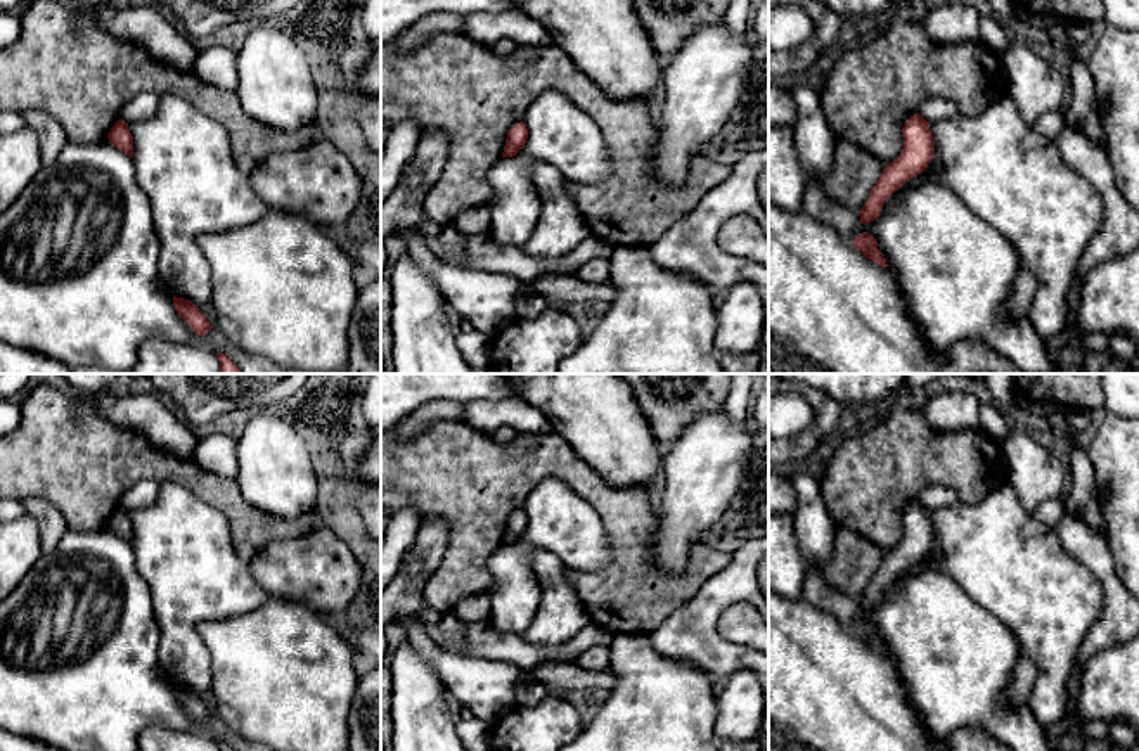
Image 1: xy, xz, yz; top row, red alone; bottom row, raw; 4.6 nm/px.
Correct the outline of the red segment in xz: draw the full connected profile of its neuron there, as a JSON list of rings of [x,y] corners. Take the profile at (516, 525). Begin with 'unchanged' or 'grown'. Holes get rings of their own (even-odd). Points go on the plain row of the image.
unchanged; [[[523,509],[516,510],[507,521],[502,545],[516,543],[524,535],[526,526],[528,526],[526,512]]]

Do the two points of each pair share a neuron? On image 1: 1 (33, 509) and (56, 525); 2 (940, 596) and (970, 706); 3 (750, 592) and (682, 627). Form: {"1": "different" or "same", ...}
{"1": "same", "2": "same", "3": "same"}

